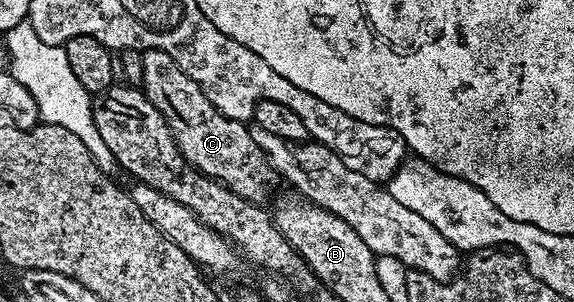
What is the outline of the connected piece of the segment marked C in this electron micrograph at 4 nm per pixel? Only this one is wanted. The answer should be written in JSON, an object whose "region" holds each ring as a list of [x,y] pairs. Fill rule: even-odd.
{"region":[[[153,48],[144,52],[142,58],[142,91],[150,103],[159,110],[161,118],[168,123],[172,137],[176,139],[178,150],[182,150],[182,154],[196,171],[216,180],[219,184],[226,186],[234,194],[246,198],[252,204],[263,205],[268,202],[264,200],[271,198],[272,187],[276,184],[276,176],[278,180],[278,172],[272,169],[273,161],[258,146],[258,142],[254,142],[251,127],[245,121],[223,116],[210,102],[210,98],[206,98],[200,84],[194,82],[194,78],[190,78],[186,74],[186,70],[182,70],[182,66],[178,66],[178,62],[174,62],[174,58],[170,58],[170,54]]]}

